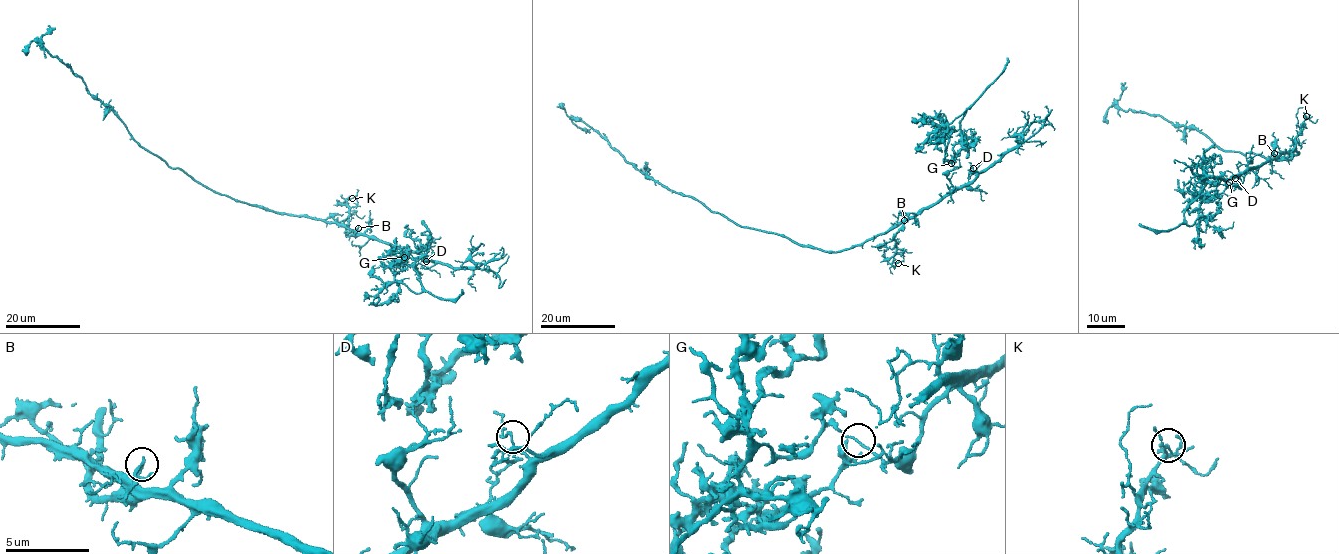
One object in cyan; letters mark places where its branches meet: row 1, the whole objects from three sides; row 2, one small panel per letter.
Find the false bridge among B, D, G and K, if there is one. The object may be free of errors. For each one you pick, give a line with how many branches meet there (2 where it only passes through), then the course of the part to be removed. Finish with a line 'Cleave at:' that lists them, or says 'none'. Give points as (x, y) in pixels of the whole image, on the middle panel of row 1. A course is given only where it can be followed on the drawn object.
G: 2 | (951, 164), (954, 145), (966, 140), (960, 121), (968, 107), (947, 128), (943, 138), (945, 157)
Cleave at: G

